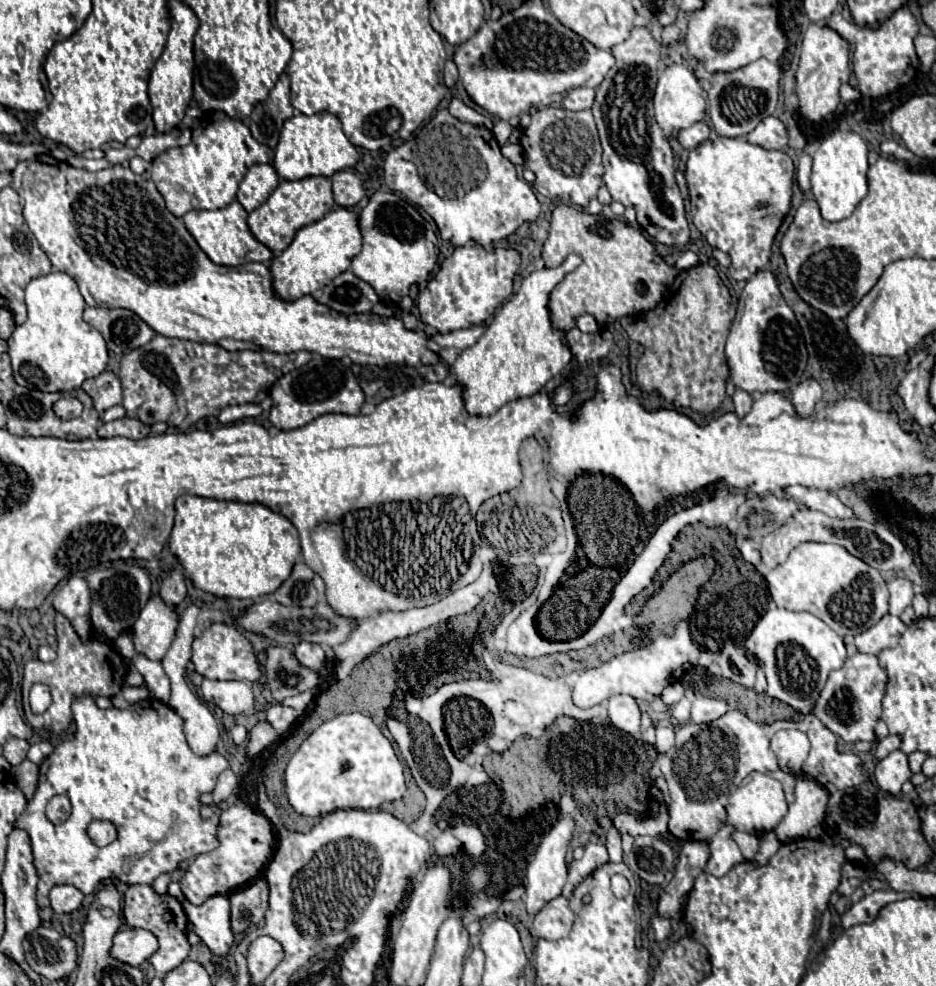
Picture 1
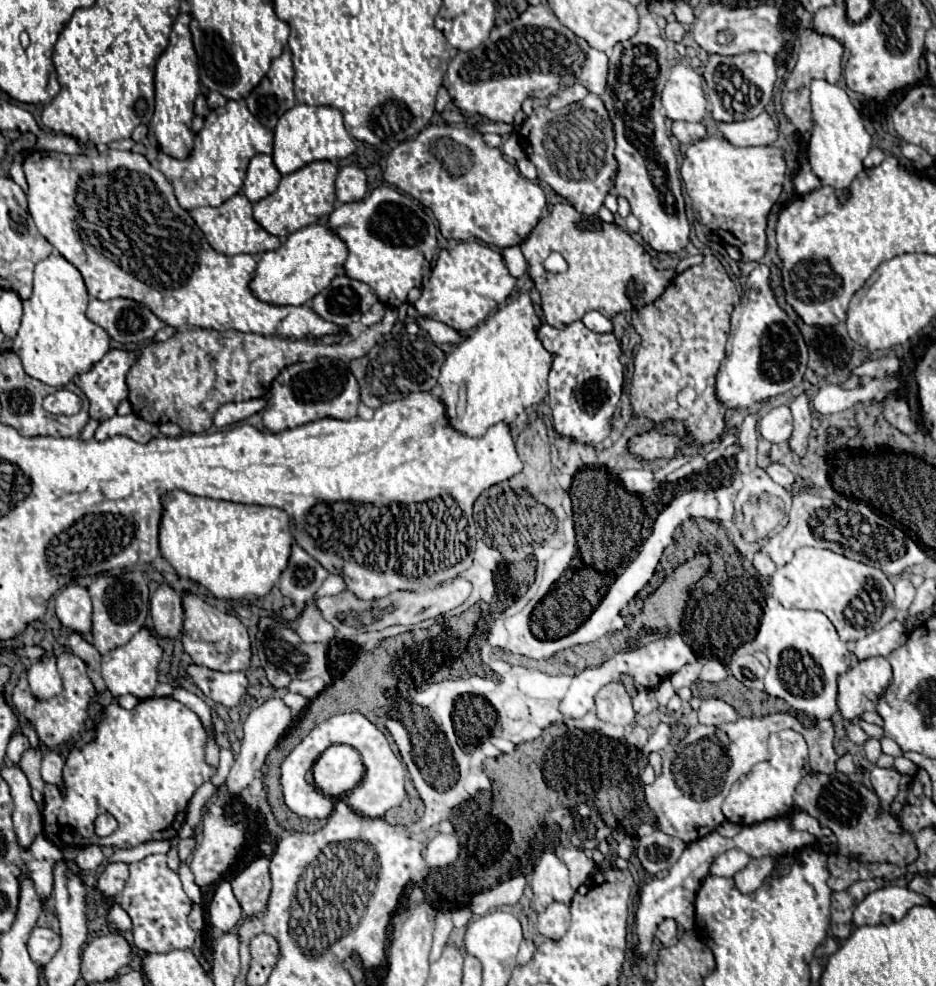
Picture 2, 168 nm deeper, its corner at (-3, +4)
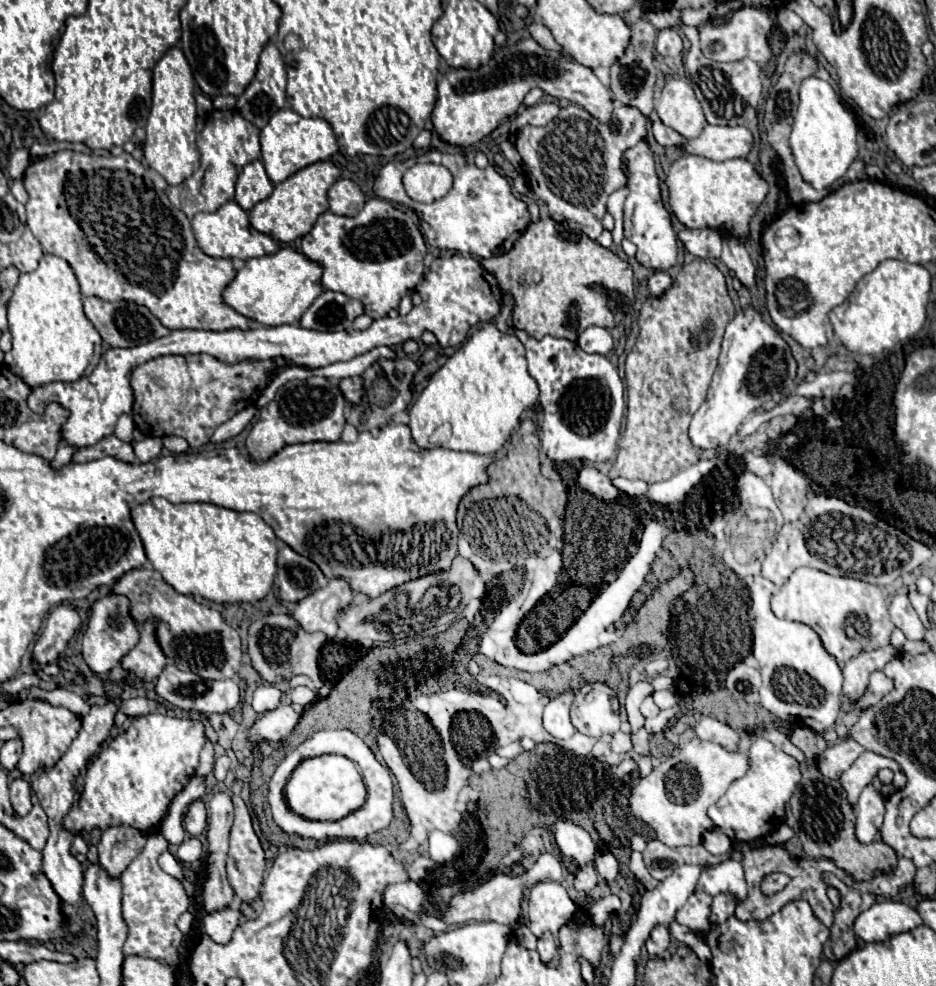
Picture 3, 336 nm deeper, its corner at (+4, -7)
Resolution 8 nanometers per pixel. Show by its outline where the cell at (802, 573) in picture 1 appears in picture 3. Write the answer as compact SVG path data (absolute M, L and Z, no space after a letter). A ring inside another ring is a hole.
M798 568L790 580L778 588L772 598L772 612L778 618L810 626L822 640L822 646L838 664L848 662L864 650L882 648L890 642L894 624L888 616L888 600L878 586L854 578L828 576L814 568Z

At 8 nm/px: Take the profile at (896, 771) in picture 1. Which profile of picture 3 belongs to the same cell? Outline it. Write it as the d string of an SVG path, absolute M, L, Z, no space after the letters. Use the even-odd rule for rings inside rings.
M872 786L864 788L860 800L856 802L854 816L856 816L856 838L862 844L874 842L884 818L884 800Z

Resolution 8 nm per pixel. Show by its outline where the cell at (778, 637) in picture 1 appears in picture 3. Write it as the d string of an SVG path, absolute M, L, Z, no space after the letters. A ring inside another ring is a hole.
M760 580L760 588L750 592L752 654L760 662L762 672L760 704L780 720L810 726L822 734L834 726L840 710L842 670L836 660L828 656L812 628L800 622L776 618L770 608L770 594L766 596L760 590L772 590L772 582Z

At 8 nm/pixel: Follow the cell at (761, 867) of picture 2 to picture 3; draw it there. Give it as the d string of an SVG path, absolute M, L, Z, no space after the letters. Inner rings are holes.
M718 894L712 898L712 906L710 906L710 924L718 926L722 922L726 922L730 916L734 916L734 908L736 908L738 900L734 896L728 894Z

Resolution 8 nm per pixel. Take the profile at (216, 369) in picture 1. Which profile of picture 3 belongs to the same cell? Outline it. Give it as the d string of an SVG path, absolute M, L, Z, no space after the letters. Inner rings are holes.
M160 356L132 370L134 422L146 436L182 436L192 450L210 442L212 432L246 404L254 404L270 382L270 370L286 360L224 364L212 356Z

